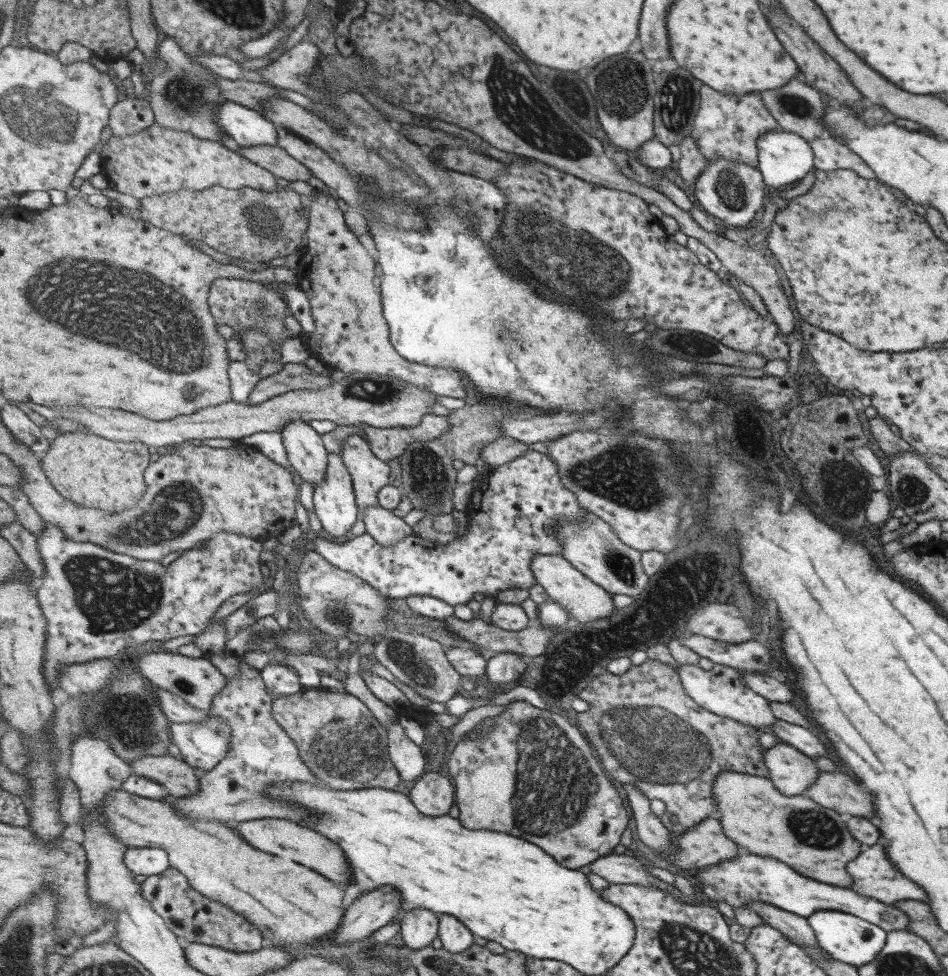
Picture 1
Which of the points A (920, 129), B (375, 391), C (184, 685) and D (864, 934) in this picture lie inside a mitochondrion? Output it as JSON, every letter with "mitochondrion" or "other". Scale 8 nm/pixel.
{"A":"other","B":"mitochondrion","C":"mitochondrion","D":"mitochondrion"}

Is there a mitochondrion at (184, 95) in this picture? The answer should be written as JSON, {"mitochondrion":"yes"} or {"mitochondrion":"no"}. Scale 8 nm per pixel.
{"mitochondrion":"yes"}

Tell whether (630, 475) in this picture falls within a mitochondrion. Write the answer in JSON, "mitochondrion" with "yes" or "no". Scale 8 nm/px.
{"mitochondrion":"yes"}

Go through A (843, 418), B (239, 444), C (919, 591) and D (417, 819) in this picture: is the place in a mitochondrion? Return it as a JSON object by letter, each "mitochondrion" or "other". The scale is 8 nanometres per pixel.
{"A":"other","B":"other","C":"other","D":"other"}

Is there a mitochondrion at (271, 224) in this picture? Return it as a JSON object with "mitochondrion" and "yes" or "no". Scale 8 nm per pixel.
{"mitochondrion":"yes"}

